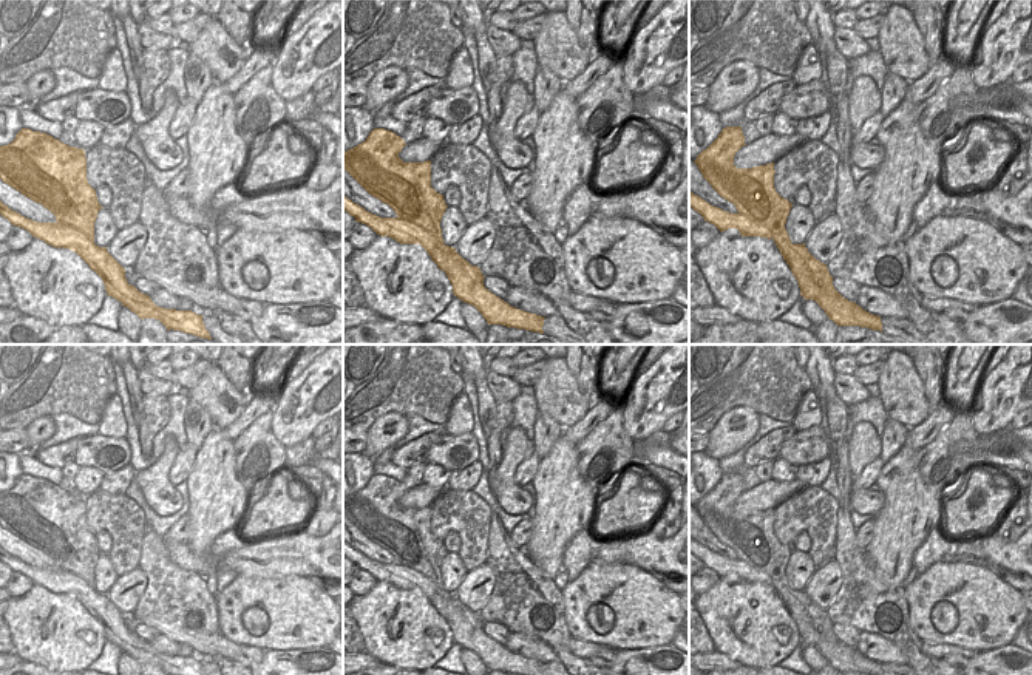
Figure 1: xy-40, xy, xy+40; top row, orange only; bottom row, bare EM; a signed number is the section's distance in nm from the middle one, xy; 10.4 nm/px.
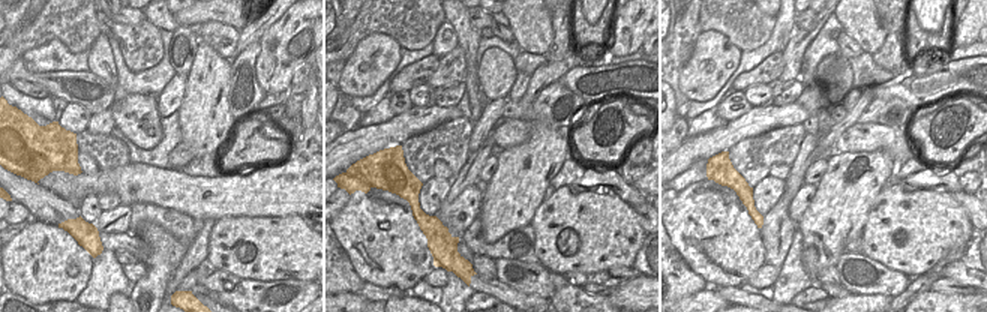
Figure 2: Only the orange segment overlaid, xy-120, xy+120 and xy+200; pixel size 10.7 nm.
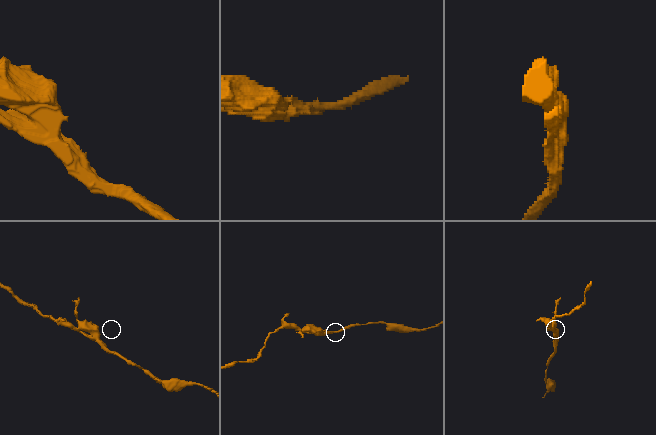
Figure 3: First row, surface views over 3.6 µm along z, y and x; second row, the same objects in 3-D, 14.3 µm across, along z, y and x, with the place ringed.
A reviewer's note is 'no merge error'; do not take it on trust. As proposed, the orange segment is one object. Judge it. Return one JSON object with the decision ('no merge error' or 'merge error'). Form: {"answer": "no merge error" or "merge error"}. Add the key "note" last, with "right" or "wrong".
{"answer": "merge error", "note": "wrong"}

